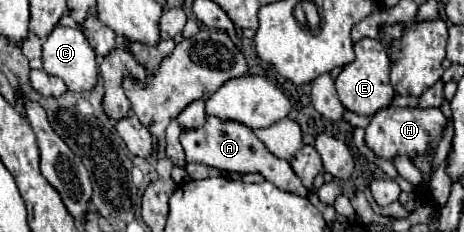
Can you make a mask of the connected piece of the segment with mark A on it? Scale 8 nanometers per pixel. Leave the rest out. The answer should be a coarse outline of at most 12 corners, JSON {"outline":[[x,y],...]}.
{"outline":[[238,121],[182,129],[186,163],[260,173],[306,197],[290,163]]}

